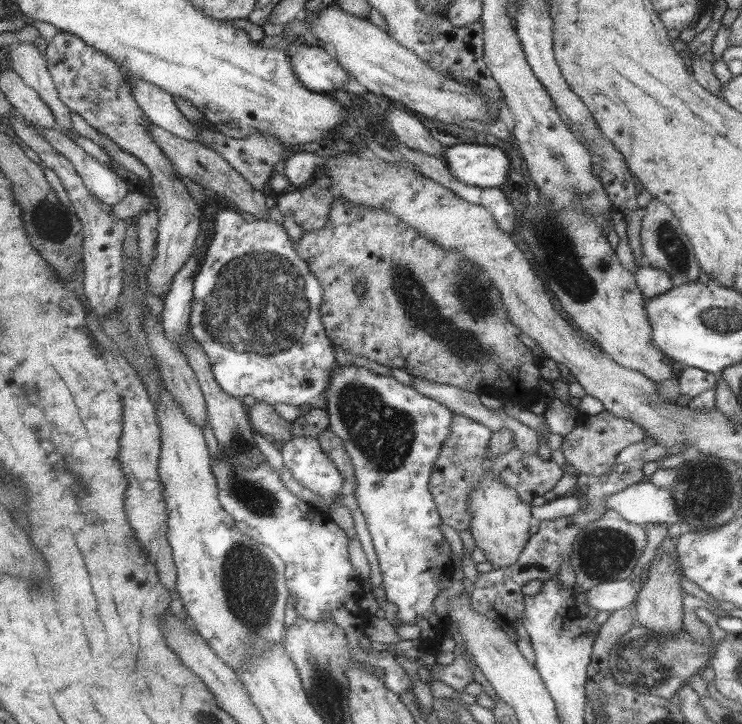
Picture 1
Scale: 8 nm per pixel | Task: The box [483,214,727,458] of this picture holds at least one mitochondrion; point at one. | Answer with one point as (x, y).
(675, 248)

